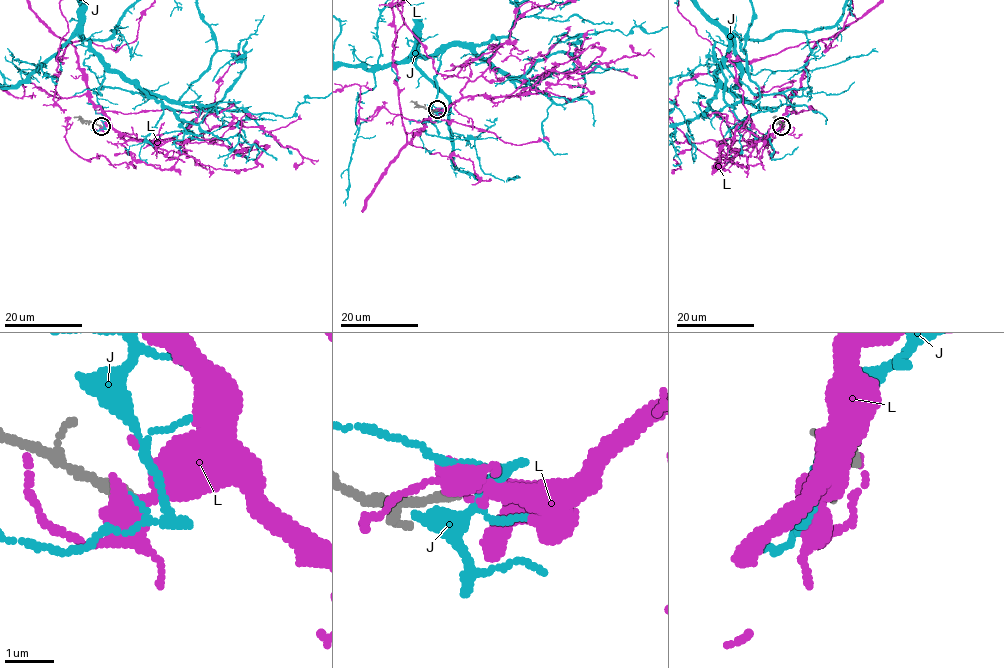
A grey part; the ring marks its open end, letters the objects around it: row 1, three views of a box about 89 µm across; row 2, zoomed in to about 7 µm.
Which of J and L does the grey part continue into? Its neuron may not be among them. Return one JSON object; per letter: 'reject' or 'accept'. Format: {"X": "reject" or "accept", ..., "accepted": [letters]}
{"J": "reject", "L": "accept", "accepted": ["L"]}

